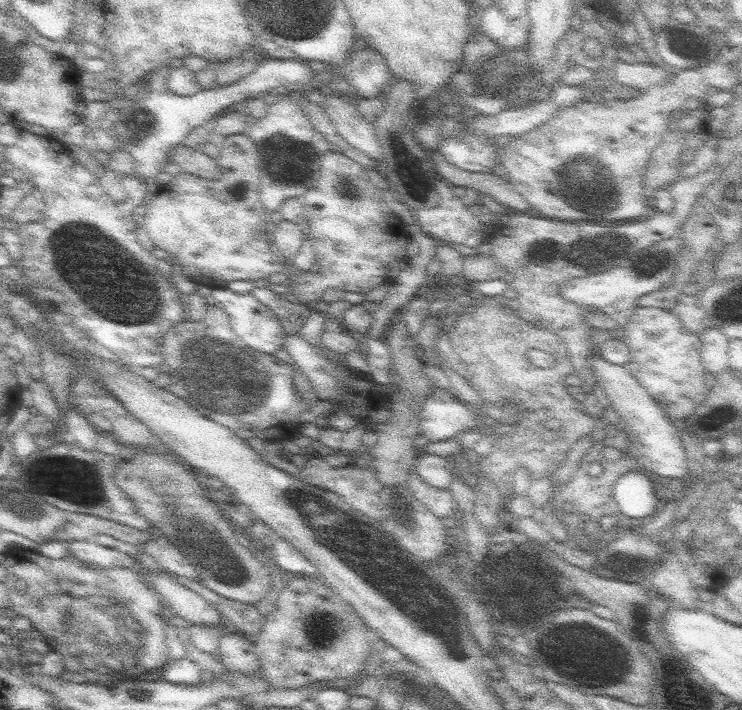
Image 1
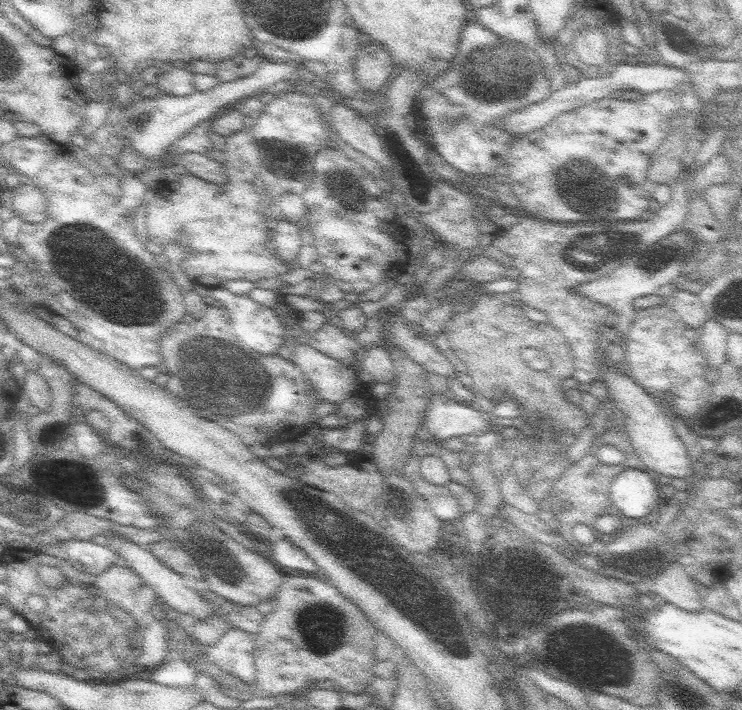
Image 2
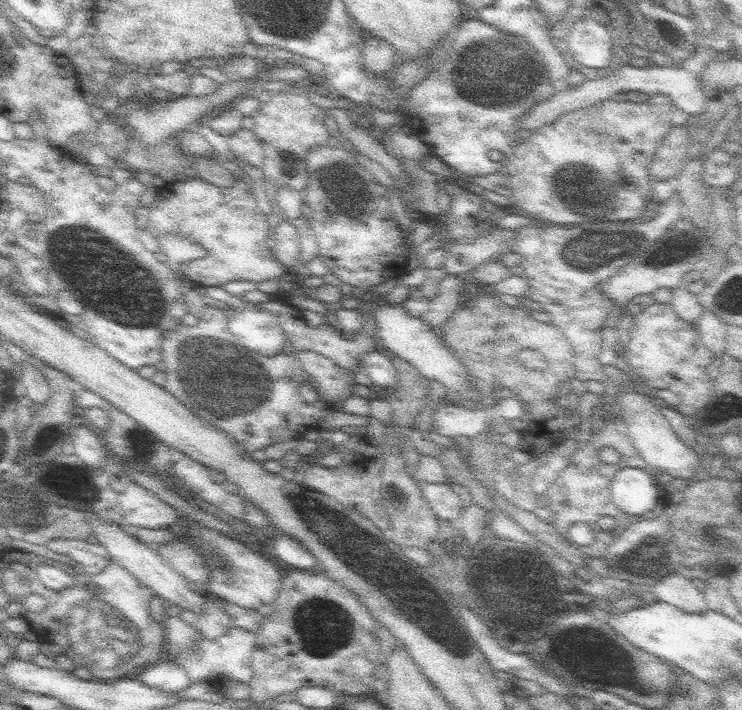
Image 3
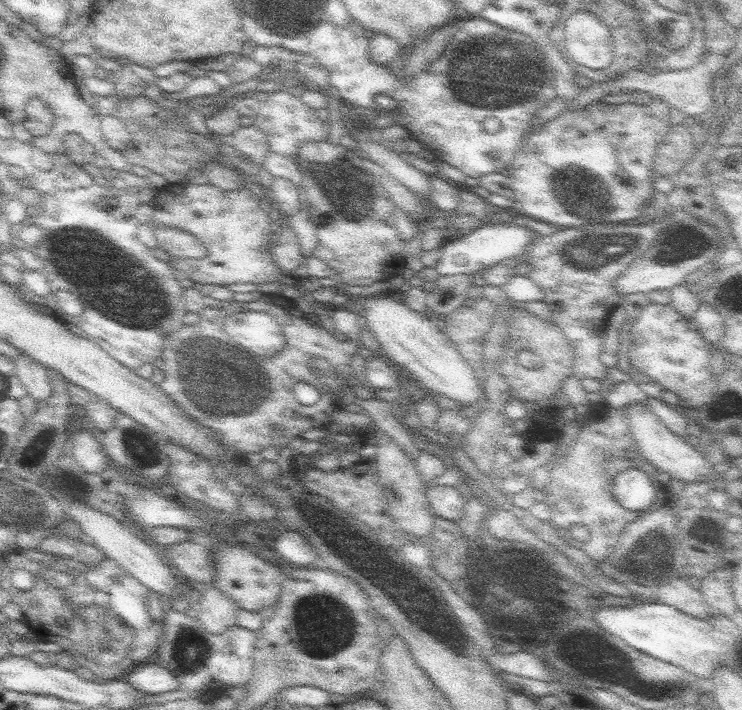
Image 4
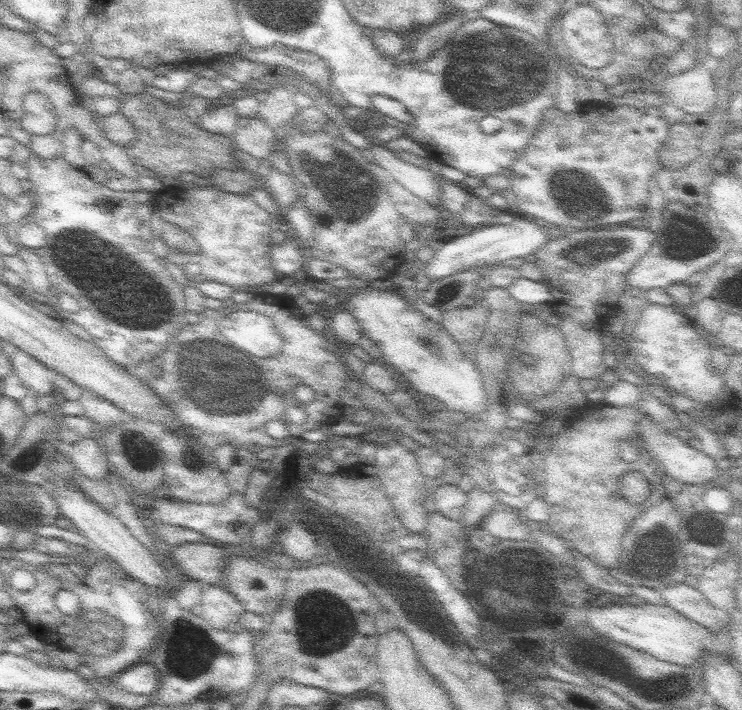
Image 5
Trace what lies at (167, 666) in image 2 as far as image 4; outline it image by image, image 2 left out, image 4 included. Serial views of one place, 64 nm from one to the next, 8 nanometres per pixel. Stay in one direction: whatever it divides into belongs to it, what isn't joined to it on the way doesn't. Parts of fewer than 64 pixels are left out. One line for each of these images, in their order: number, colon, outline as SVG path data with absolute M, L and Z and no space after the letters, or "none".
3: M159 660L157 664L151 664L147 670L139 672L137 680L145 682L151 688L159 688L171 694L191 686L187 672L177 662L169 662L169 660Z
4: M147 662L145 666L129 672L129 676L125 676L125 680L131 688L137 688L137 690L149 692L149 694L171 692L181 686L175 672L169 672L163 664L155 664L155 662Z

